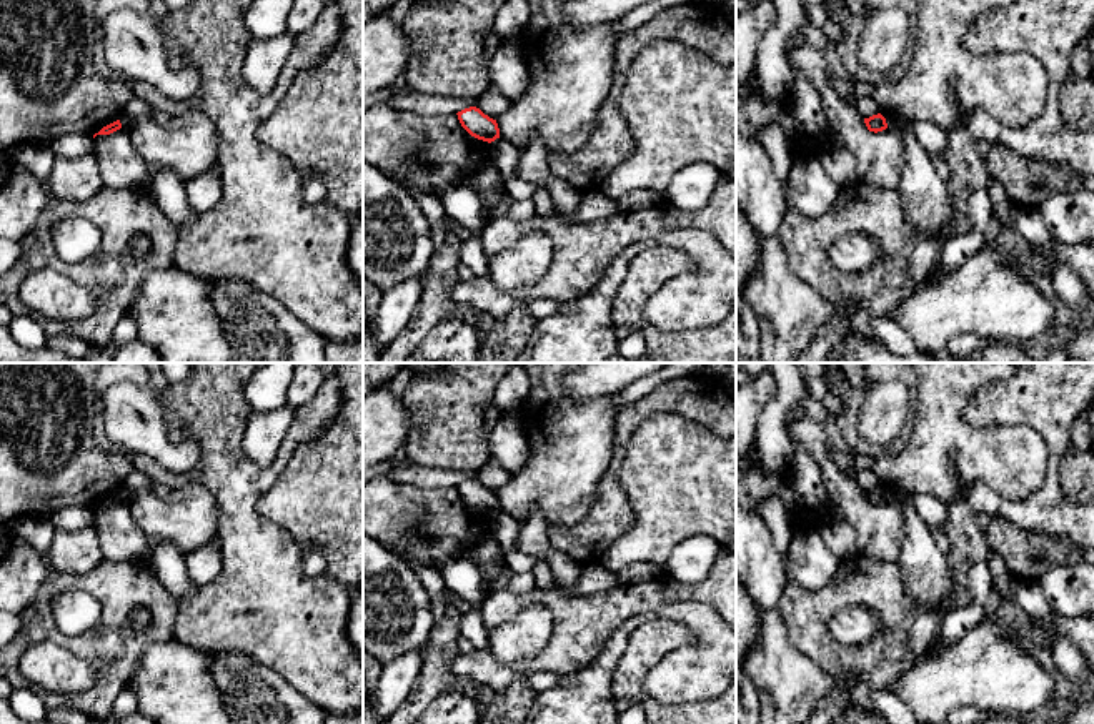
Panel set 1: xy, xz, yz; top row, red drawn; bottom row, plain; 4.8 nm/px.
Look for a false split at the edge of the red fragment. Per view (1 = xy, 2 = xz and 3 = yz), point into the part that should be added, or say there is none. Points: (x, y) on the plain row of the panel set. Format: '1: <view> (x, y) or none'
1: none
2: none
3: none

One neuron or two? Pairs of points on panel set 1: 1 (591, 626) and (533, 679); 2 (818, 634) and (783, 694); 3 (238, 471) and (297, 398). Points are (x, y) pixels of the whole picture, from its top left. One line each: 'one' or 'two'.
1: two
2: two
3: two

